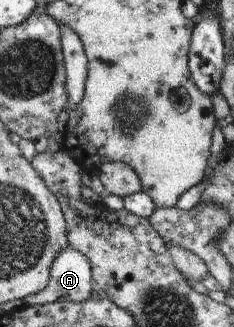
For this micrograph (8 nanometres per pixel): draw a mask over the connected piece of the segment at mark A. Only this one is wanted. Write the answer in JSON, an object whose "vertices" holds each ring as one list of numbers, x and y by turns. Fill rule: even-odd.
{"vertices":[[63,248,49,266,47,286,38,293,25,296,25,305,42,305,55,301,85,302,94,287,90,264,78,250]]}

